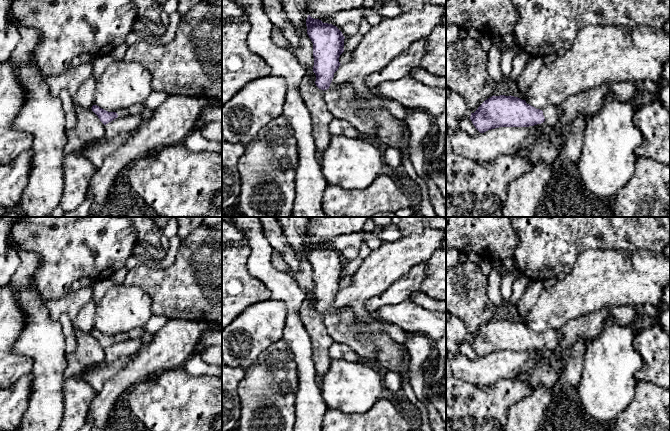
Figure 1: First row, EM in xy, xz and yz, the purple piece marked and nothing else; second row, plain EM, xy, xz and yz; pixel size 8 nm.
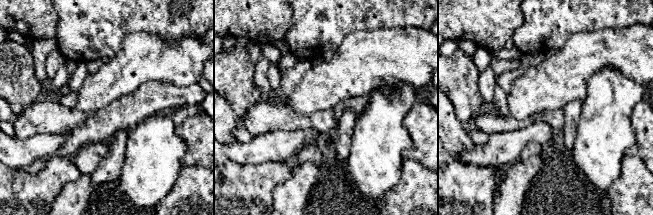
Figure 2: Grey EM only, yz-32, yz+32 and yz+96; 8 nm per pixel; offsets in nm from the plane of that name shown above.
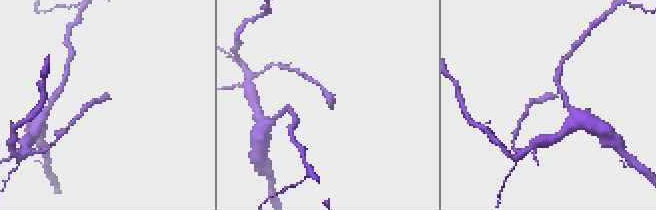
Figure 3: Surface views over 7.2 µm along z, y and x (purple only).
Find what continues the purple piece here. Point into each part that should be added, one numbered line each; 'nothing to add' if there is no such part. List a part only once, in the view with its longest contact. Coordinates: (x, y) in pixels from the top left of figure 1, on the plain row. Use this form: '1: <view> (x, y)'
1: yz (552, 338)

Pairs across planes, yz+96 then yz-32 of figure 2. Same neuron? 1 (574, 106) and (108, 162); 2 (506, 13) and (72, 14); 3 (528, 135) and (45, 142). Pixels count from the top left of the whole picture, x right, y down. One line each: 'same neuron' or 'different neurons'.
1: same neuron
2: different neurons
3: same neuron

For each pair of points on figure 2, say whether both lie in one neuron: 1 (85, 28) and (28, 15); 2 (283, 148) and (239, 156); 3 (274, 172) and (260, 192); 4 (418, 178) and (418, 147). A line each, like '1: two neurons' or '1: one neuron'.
1: two neurons
2: one neuron
3: one neuron
4: two neurons

